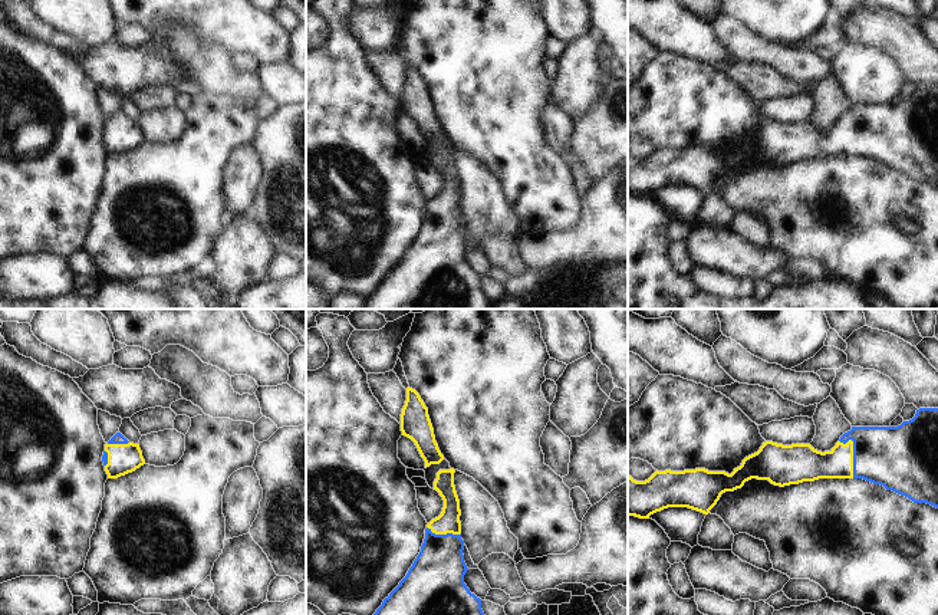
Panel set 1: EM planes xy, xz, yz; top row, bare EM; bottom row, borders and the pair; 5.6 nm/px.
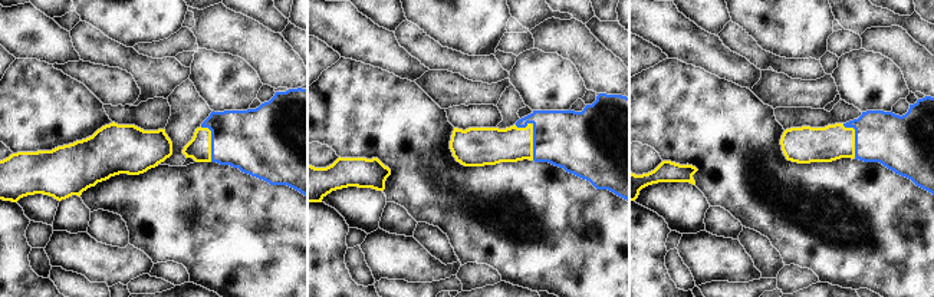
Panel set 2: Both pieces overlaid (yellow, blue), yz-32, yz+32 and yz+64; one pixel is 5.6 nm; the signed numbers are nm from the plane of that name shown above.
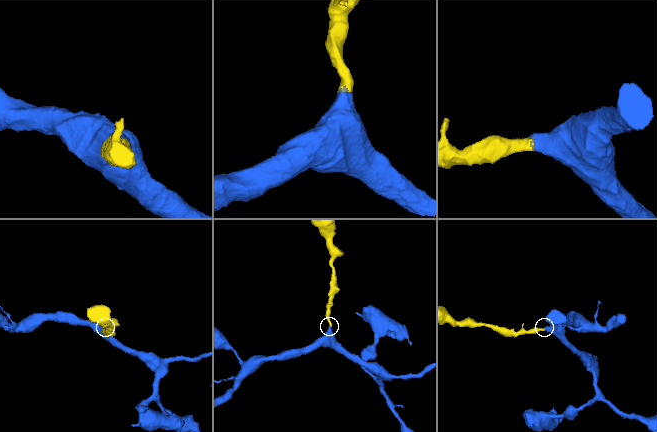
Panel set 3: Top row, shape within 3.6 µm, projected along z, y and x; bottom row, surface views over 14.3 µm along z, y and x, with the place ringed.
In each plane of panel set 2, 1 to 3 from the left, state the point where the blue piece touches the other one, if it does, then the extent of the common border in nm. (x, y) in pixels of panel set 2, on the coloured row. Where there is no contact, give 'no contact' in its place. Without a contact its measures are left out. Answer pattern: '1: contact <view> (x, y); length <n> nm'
1: contact yz-32 (210, 141); length 220 nm
2: contact yz+32 (532, 134); length 220 nm
3: contact yz+64 (854, 138); length 200 nm

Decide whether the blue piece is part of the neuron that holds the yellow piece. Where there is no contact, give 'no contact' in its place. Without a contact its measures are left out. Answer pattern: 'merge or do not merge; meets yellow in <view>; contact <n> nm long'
merge; meets yellow in yz; contact 240 nm long

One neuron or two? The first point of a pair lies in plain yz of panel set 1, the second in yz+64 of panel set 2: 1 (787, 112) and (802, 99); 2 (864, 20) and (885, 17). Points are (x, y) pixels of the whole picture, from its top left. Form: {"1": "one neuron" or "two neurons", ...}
{"1": "two neurons", "2": "two neurons"}

